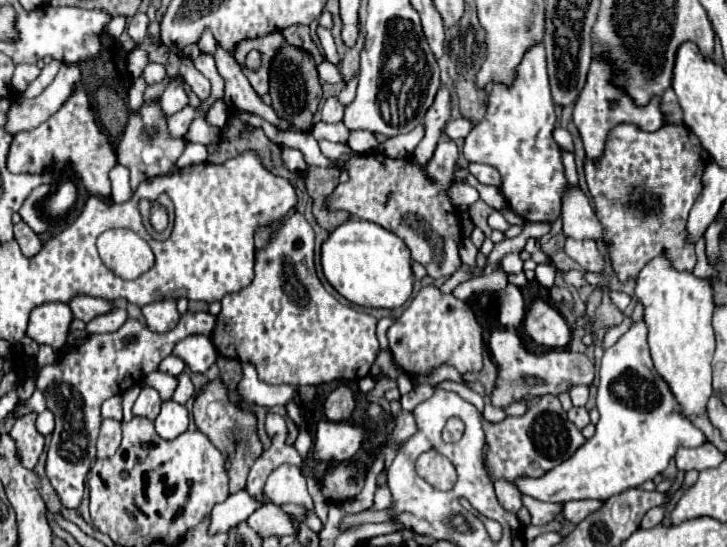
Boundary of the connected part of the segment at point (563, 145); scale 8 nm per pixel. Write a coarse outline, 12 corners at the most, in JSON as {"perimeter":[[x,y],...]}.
{"perimeter":[[556,127],[554,141],[564,151],[574,151],[572,135]]}

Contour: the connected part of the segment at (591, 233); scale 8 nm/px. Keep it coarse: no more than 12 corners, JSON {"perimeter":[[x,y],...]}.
{"perimeter":[[578,187],[562,203],[564,235],[604,245],[604,229]]}

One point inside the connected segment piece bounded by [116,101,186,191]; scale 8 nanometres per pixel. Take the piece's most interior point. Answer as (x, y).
(146, 149)

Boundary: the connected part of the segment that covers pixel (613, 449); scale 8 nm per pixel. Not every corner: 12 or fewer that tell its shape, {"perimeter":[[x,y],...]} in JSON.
{"perimeter":[[644,321],[604,337],[600,421],[522,493],[606,501],[706,435],[648,355]]}

